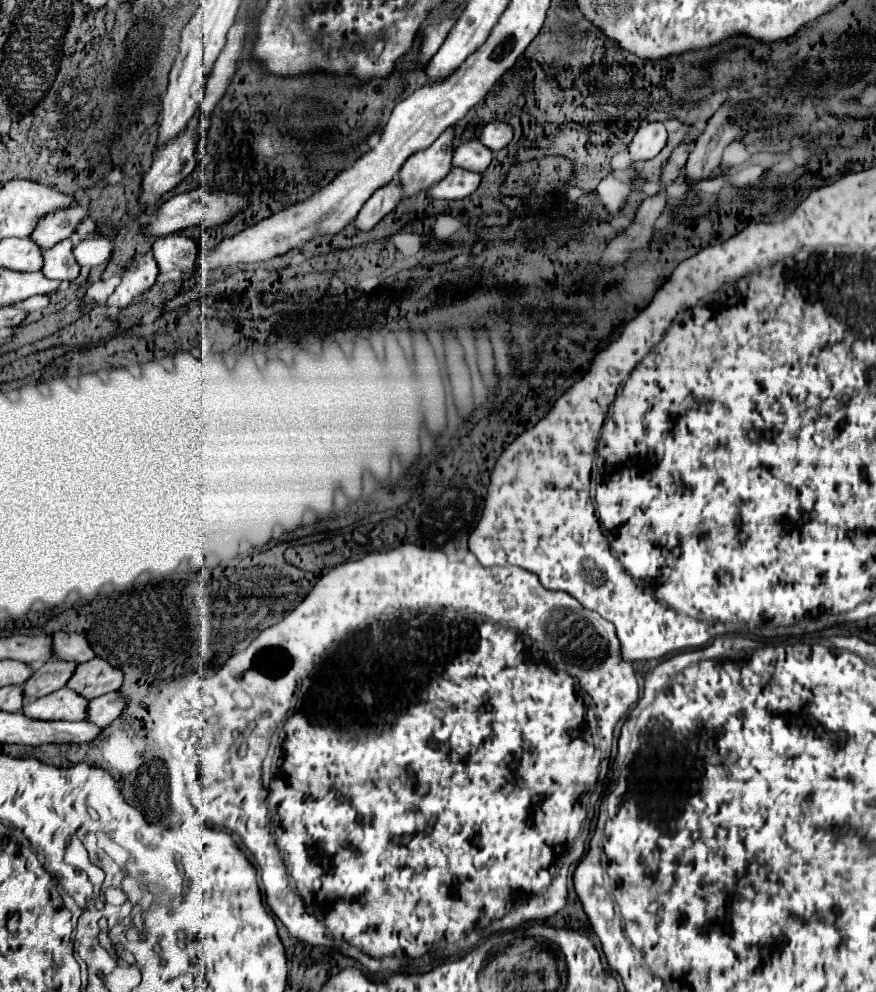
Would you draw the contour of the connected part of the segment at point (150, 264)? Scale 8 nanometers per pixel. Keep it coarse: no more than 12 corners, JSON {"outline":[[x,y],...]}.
{"outline":[[151,254],[123,274],[107,306],[125,308],[145,294],[159,274]]}

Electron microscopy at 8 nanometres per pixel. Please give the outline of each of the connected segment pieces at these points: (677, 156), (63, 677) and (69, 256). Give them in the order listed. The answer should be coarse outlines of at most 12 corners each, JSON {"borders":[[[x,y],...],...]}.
{"borders":[[[689,144],[679,146],[663,170],[663,180],[671,182],[685,166]],[[51,660],[23,686],[27,700],[67,686],[77,662]],[[73,242],[43,252],[43,274],[55,280],[75,280],[79,264]]]}

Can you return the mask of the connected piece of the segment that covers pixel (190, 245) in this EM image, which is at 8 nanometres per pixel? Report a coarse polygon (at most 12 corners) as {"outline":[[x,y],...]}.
{"outline":[[181,234],[159,236],[153,256],[161,272],[195,274],[197,244]]}

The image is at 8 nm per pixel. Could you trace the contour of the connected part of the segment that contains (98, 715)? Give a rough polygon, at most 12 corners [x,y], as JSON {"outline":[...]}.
{"outline":[[121,692],[89,702],[89,716],[105,728],[127,708]]}

